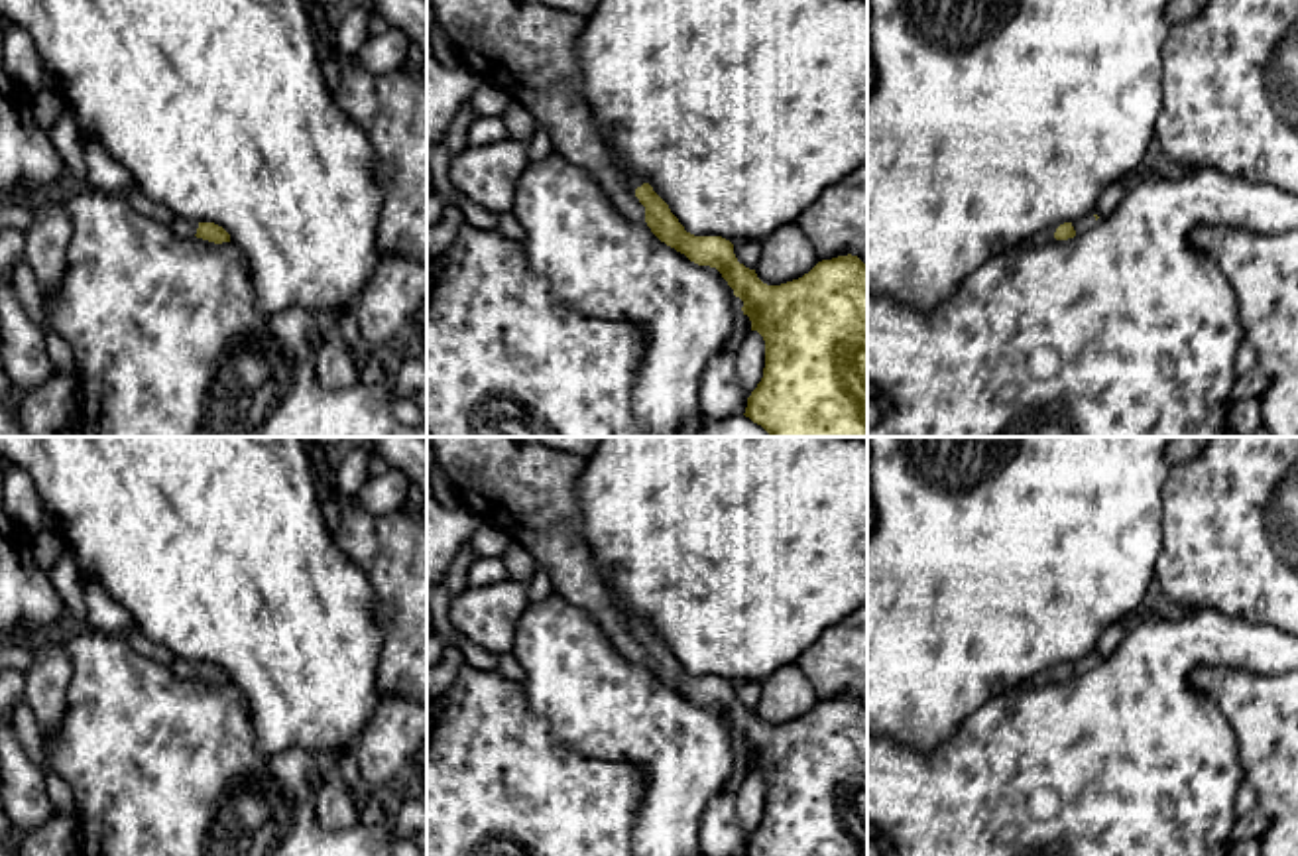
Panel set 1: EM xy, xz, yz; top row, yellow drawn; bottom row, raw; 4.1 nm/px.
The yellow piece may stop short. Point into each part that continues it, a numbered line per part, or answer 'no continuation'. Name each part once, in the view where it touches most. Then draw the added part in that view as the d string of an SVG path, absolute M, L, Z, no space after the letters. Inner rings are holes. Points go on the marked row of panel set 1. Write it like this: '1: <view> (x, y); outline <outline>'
1: xz (526, 48); outline M431 0L437 24L450 35L456 51L490 83L509 96L521 96L531 114L549 128L553 150L570 163L594 173L612 203L635 220L645 207L635 197L639 177L620 153L612 152L586 104L570 92L578 77L578 37L586 16L562 12L541 0Z

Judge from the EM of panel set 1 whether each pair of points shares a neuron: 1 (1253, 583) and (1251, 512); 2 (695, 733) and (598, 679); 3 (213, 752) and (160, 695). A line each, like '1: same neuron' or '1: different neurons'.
1: same neuron
2: same neuron
3: same neuron

